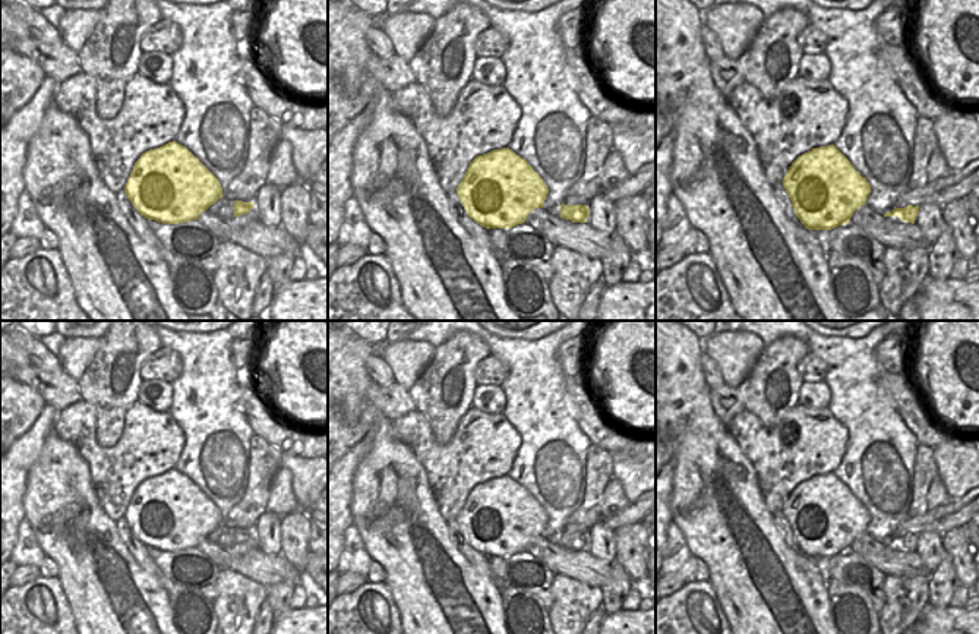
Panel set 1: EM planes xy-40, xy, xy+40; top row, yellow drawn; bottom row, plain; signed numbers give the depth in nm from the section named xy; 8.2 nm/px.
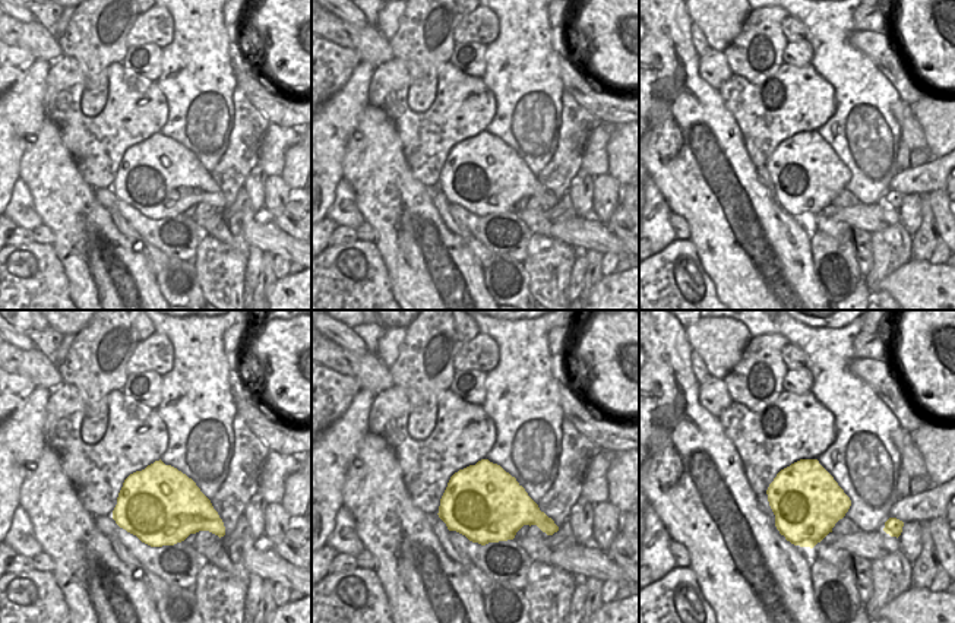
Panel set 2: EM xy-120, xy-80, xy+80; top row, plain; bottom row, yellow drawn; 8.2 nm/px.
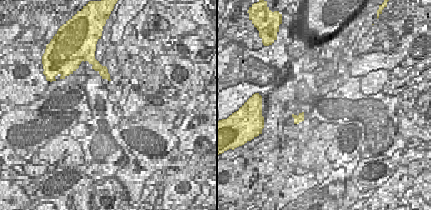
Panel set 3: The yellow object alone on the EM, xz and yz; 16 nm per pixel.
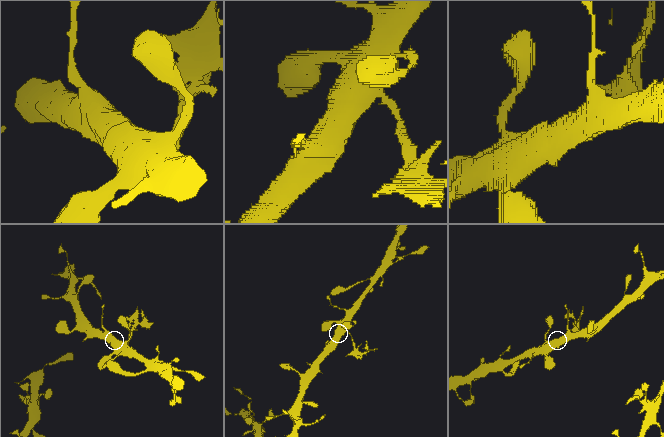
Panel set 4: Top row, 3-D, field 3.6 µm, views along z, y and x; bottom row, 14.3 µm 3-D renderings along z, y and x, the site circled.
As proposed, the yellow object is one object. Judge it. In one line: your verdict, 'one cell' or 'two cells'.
two cells

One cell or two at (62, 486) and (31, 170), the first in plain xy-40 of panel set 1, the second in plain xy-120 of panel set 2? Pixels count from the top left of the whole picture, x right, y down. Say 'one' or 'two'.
one

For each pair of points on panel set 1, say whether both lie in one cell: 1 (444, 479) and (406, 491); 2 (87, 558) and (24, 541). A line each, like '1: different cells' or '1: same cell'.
1: different cells
2: different cells

